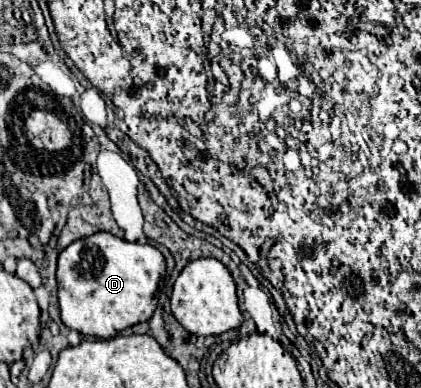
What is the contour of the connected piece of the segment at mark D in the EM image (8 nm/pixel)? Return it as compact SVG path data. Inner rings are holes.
M106 231L74 241L58 255L62 323L80 335L108 339L126 327L148 321L156 309L154 295L164 271L166 261L152 245L128 243Z

